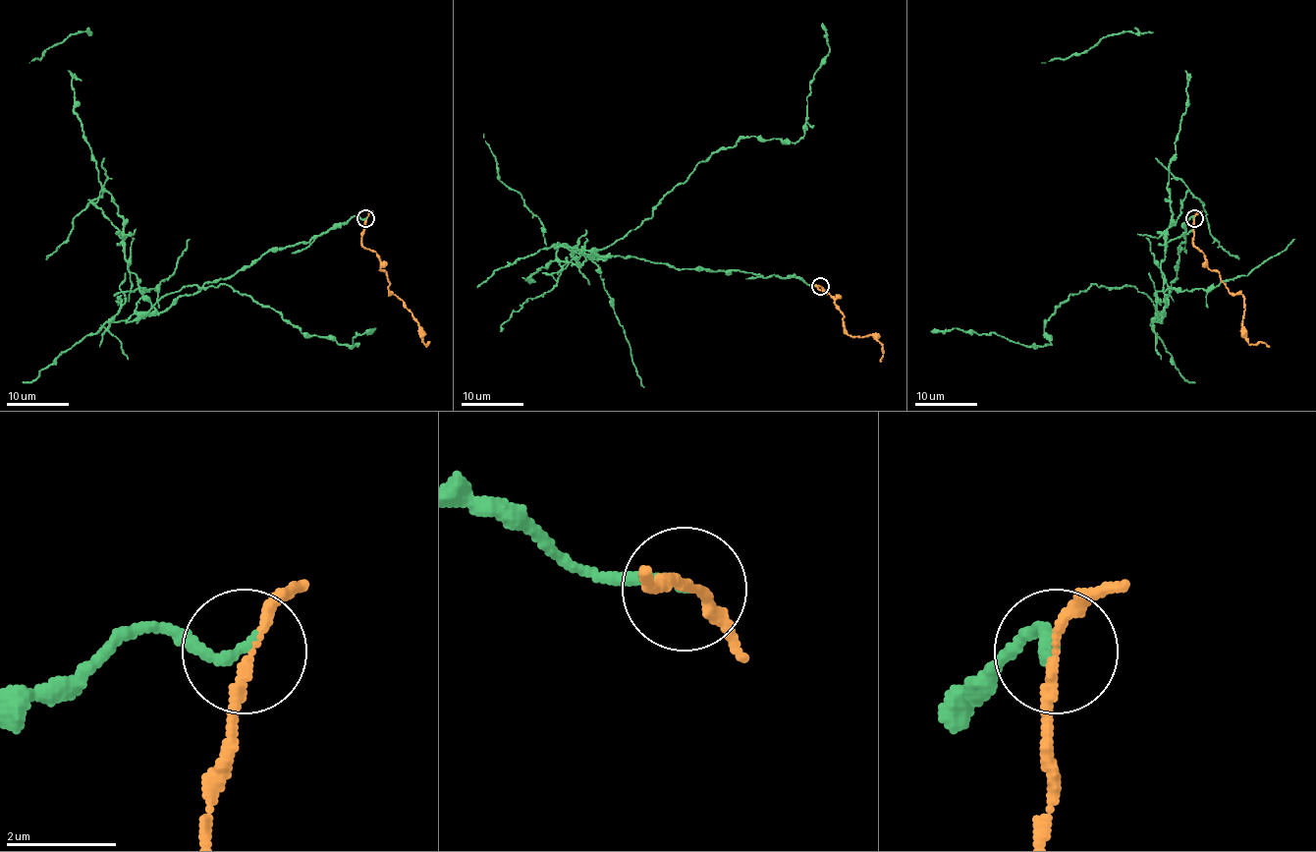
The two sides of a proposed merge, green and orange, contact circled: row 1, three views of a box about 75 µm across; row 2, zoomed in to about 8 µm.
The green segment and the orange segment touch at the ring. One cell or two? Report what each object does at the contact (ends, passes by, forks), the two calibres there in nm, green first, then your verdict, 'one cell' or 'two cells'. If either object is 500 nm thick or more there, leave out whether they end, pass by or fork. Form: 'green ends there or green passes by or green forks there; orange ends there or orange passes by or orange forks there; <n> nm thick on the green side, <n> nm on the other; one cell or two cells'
green ends there; orange passes by; 200 nm thick on the green side, 150 nm on the other; two cells

